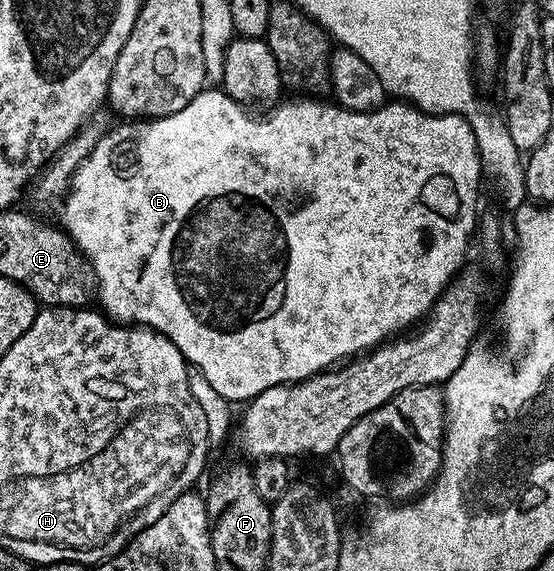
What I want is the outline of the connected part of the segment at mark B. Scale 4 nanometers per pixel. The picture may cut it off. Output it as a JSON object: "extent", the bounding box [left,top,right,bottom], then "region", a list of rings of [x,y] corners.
{"extent":[61,90,481,402],"region":[[[204,90],[195,95],[193,102],[189,102],[189,106],[177,110],[177,114],[139,118],[134,122],[119,122],[123,124],[117,125],[112,132],[111,129],[104,131],[102,138],[96,142],[93,150],[73,174],[71,187],[68,188],[66,196],[61,201],[61,207],[63,207],[61,228],[71,237],[76,248],[83,253],[87,263],[91,266],[91,271],[95,274],[97,300],[103,303],[101,305],[102,311],[112,321],[122,322],[128,326],[151,328],[155,332],[160,332],[165,338],[169,338],[169,342],[173,342],[173,346],[177,346],[177,350],[181,350],[181,354],[187,360],[188,365],[194,366],[201,374],[205,374],[205,378],[209,378],[213,390],[217,390],[217,394],[221,394],[221,398],[225,398],[228,402],[236,402],[235,400],[250,402],[257,394],[261,394],[278,384],[290,384],[297,380],[315,376],[318,372],[326,372],[336,367],[340,362],[346,362],[364,352],[370,352],[372,348],[379,347],[388,338],[418,325],[434,308],[440,296],[446,292],[447,285],[460,275],[461,269],[459,267],[462,266],[463,259],[467,256],[467,247],[470,246],[471,240],[473,244],[473,237],[477,232],[477,213],[480,211],[479,176],[481,177],[477,142],[480,137],[475,133],[474,126],[471,125],[474,123],[466,116],[458,116],[455,112],[437,116],[434,112],[423,112],[414,104],[404,102],[399,98],[392,99],[392,101],[392,104],[390,102],[380,104],[371,112],[354,112],[348,108],[342,108],[337,102],[322,104],[319,100],[287,100],[284,104],[276,103],[274,105],[276,108],[264,120],[254,120],[247,113],[250,111],[239,101],[228,96],[226,92]]]}

